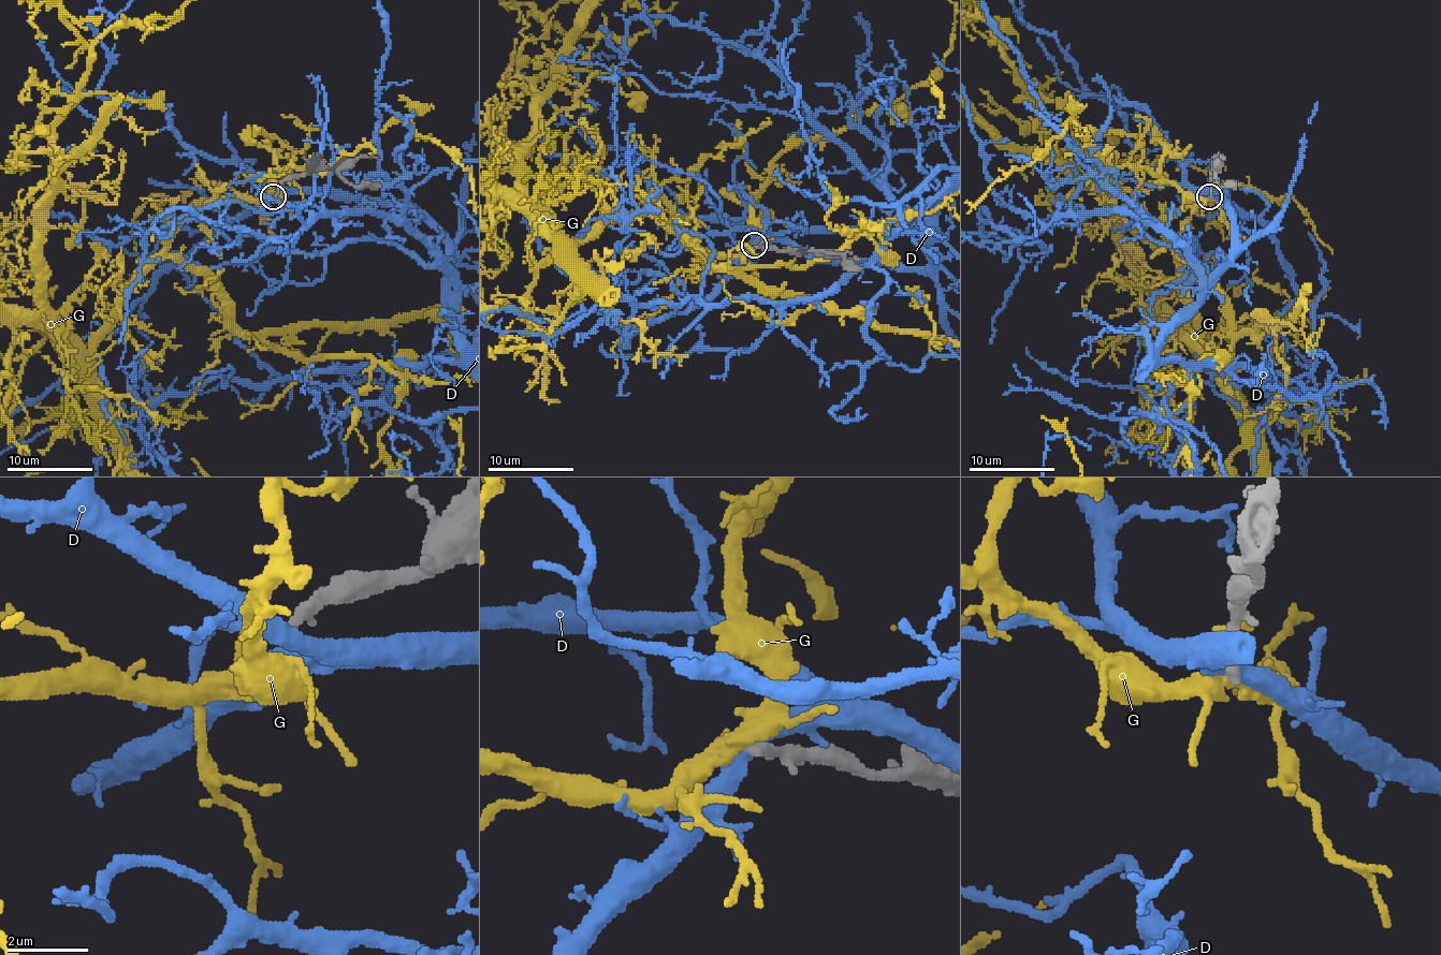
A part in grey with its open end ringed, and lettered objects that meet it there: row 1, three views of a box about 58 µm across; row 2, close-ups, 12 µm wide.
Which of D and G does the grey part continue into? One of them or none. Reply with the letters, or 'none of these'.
G

